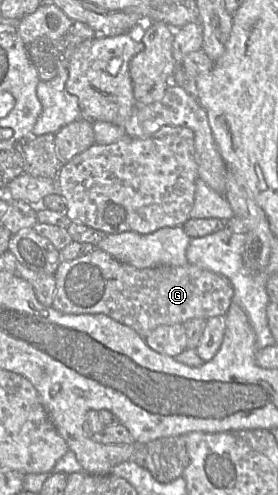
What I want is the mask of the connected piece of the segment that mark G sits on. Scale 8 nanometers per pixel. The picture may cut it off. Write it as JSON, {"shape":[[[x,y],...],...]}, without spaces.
{"shape":[[[96,247],[85,256],[62,260],[55,279],[54,309],[64,314],[101,313],[132,328],[144,339],[160,325],[224,316],[234,295],[225,276],[205,268],[188,263],[139,269]]]}

